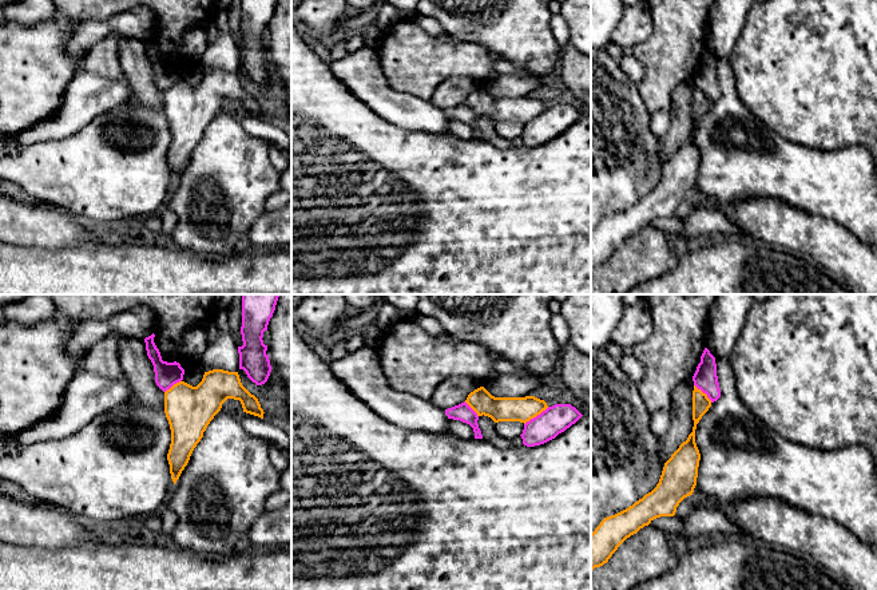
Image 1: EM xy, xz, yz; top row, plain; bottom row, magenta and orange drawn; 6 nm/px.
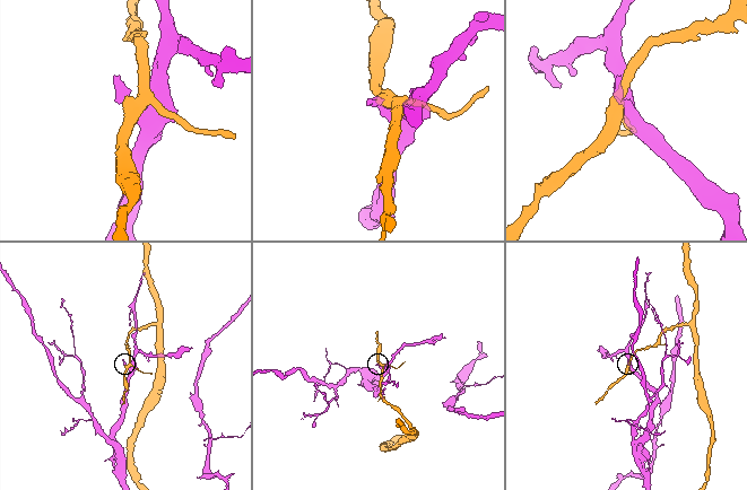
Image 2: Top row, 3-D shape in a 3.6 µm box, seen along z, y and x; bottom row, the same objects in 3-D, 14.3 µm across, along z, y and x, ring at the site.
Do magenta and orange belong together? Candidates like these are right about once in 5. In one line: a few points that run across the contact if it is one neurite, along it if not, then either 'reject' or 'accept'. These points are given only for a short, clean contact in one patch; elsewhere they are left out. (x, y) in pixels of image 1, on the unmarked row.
reject

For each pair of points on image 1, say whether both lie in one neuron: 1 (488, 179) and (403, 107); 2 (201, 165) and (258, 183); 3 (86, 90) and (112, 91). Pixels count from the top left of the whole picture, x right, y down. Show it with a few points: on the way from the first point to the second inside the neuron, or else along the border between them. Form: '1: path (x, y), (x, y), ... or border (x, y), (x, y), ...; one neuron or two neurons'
1: border (404, 127), (449, 135); two neurons
2: path (215, 166), (223, 169), (231, 177), (243, 178); one neuron
3: path (92, 91), (106, 91); one neuron

